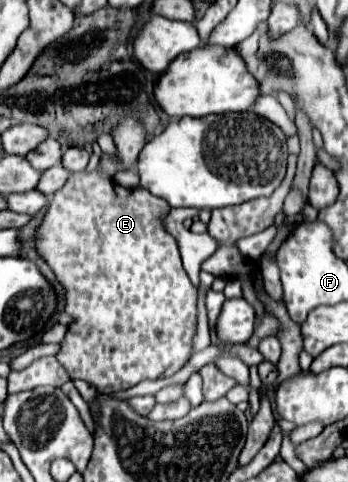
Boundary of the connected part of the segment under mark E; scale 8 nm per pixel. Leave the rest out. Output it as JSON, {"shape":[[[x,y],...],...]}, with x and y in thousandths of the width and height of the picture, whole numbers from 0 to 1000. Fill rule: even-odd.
{"shape":[[[371,234],[371,239],[348,243],[348,251],[336,255],[336,263],[325,268],[319,280],[325,280],[336,317],[330,322],[290,317],[290,338],[284,338],[284,346],[273,355],[261,355],[261,359],[250,359],[250,355],[210,359],[198,367],[198,376],[187,380],[187,388],[152,405],[147,425],[141,425],[141,434],[129,442],[129,454],[118,463],[112,492],[106,492],[106,521],[147,550],[147,558],[158,562],[158,571],[170,575],[170,583],[181,587],[181,595],[193,600],[193,637],[187,637],[187,645],[216,662],[198,674],[198,687],[193,687],[193,695],[187,695],[187,703],[175,712],[175,732],[164,737],[164,745],[198,770],[204,786],[239,786],[239,790],[273,799],[273,807],[284,815],[353,811],[353,807],[371,807],[371,803],[405,795],[411,786],[491,782],[497,774],[509,774],[543,749],[549,728],[555,728],[555,699],[566,691],[566,600],[555,595],[555,587],[543,583],[543,575],[537,575],[537,566],[532,566],[532,558],[520,550],[520,533],[514,533],[514,517],[509,517],[503,492],[474,475],[474,450],[480,450],[480,442],[486,442],[491,429],[463,409],[434,405],[411,388],[365,392],[365,388],[348,388],[348,384],[336,384],[325,376],[325,367],[342,355],[394,342],[394,326],[399,326],[411,301],[422,297],[422,268],[417,268],[417,259],[411,259],[411,251],[405,251],[405,243],[394,234]]]}

